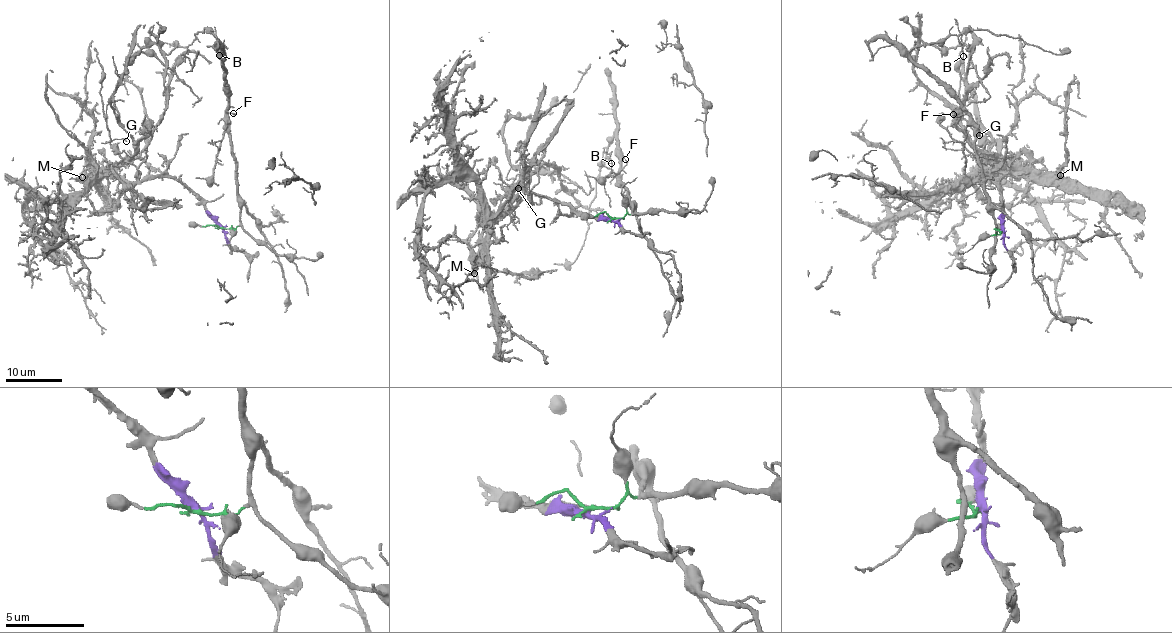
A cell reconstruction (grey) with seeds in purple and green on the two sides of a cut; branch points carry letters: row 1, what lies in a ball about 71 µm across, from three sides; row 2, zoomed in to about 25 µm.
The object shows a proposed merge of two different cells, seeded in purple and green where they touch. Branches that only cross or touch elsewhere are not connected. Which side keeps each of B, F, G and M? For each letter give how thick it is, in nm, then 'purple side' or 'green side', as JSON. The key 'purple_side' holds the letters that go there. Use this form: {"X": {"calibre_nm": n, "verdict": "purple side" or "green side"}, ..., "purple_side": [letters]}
{"B": {"calibre_nm": 100, "verdict": "green side"}, "F": {"calibre_nm": 130, "verdict": "green side"}, "G": {"calibre_nm": 110, "verdict": "purple side"}, "M": {"calibre_nm": 160, "verdict": "purple side"}, "purple_side": ["G", "M"]}

